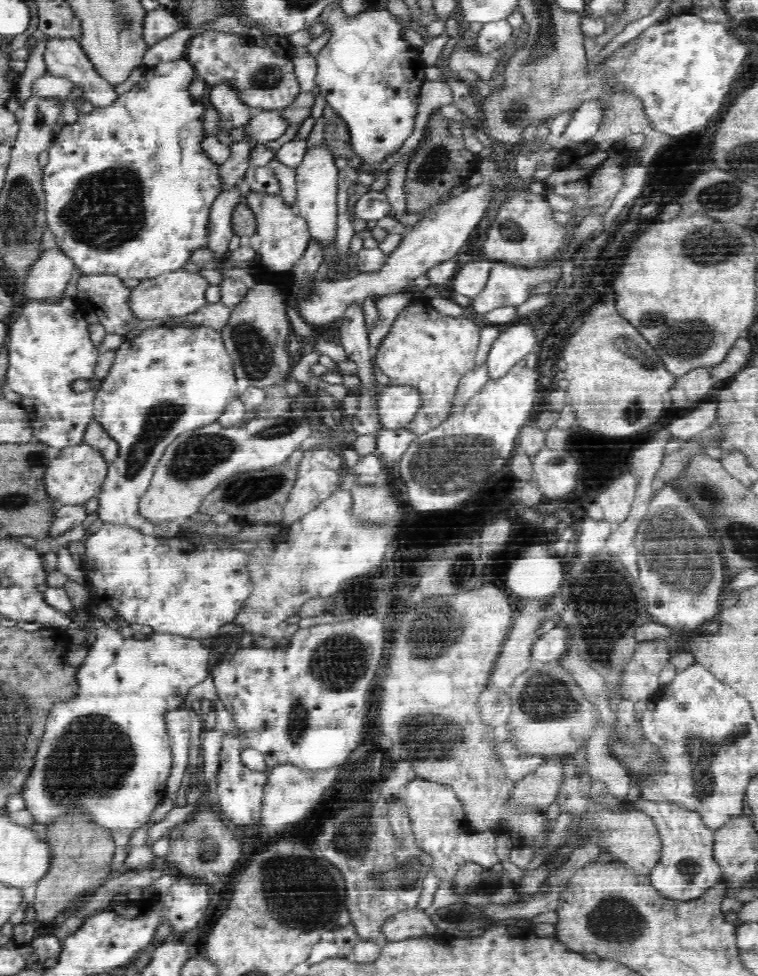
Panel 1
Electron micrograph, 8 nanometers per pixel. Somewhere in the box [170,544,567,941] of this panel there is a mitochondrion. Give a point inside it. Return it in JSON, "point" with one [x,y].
{"point":[296,910]}

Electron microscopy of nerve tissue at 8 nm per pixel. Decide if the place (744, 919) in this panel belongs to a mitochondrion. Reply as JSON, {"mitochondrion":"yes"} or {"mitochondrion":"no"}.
{"mitochondrion":"no"}

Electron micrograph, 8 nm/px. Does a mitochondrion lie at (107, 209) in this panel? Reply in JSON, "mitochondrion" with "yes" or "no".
{"mitochondrion":"yes"}

